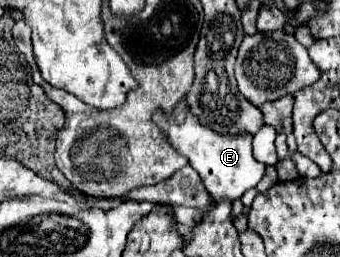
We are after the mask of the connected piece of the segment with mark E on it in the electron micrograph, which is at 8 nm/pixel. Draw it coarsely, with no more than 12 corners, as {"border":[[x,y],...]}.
{"border":[[180,102],[158,112],[208,194],[238,200],[264,176],[250,136],[218,136]]}

